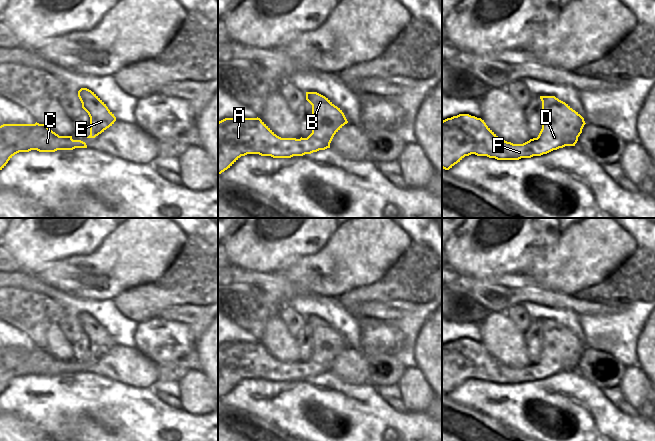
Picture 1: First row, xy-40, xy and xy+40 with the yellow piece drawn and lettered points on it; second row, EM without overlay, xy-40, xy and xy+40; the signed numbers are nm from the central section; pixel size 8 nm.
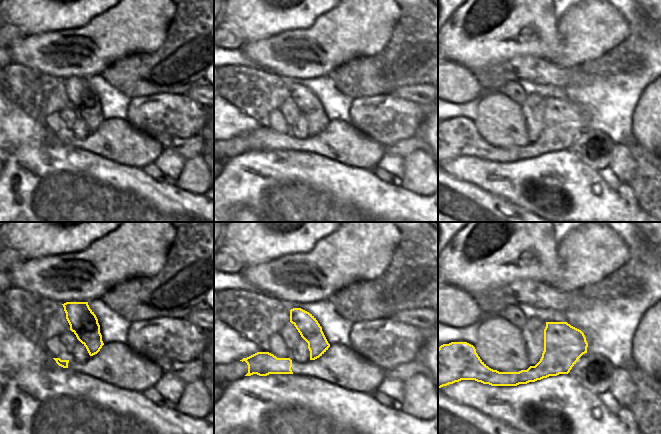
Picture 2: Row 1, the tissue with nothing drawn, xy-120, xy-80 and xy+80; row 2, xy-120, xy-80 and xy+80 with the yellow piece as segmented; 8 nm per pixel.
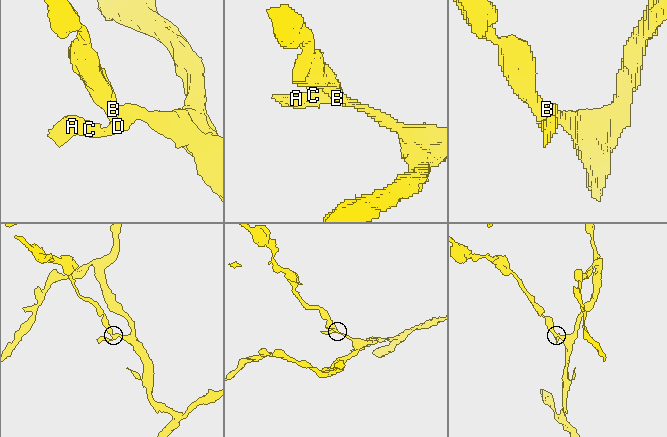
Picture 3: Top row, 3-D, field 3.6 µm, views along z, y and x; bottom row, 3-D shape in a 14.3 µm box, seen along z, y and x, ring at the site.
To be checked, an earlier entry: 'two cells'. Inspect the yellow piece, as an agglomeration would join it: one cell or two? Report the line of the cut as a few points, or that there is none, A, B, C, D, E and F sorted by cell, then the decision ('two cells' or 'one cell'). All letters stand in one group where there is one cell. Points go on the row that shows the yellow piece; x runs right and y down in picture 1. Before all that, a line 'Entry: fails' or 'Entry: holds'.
Entry: fails
no cut | A B C D E F | one cell

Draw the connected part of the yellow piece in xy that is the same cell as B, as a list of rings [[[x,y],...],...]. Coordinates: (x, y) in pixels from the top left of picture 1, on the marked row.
[[[306,92],[306,100],[312,105],[314,117],[314,127],[307,138],[281,138],[258,117],[219,121],[218,174],[247,154],[291,158],[330,148],[334,135],[348,121],[342,110],[323,95]]]

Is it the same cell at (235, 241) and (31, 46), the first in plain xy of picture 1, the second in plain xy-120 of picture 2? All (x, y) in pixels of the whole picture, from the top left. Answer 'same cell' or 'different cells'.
different cells

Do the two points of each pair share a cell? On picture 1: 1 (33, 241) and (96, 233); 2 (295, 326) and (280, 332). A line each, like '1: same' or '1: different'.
1: same
2: different

